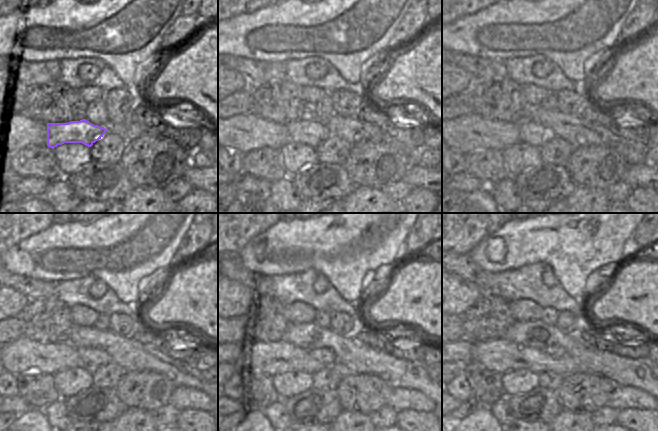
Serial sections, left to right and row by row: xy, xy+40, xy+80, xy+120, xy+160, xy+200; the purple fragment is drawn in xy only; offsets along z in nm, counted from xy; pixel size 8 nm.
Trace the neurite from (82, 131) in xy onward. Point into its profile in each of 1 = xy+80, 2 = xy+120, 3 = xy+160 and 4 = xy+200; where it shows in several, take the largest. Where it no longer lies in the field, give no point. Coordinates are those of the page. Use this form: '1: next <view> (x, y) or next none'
1: next xy+80 (530, 132)
2: next xy+120 (92, 358)
3: next xy+160 (325, 356)
4: next xy+200 (556, 351)

